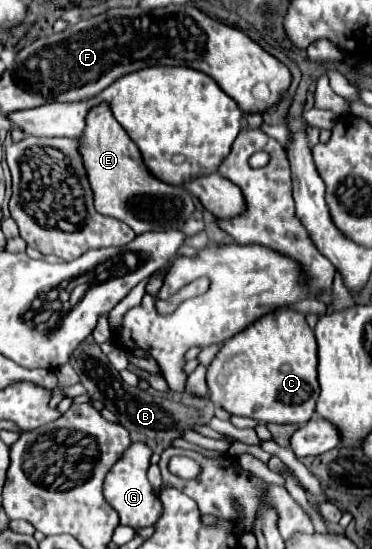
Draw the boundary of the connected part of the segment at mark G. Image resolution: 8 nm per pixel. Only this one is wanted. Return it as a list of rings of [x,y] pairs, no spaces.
[[[132,442],[132,446],[124,450],[124,454],[110,468],[104,480],[104,498],[112,502],[112,508],[118,512],[120,524],[124,526],[132,526],[132,528],[154,526],[156,520],[160,520],[160,514],[164,512],[160,498],[154,494],[154,486],[146,478],[146,472],[150,468],[150,456],[152,456],[152,450],[148,450],[144,442]]]

